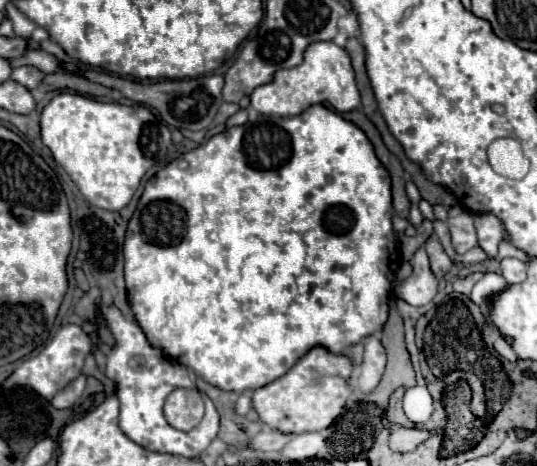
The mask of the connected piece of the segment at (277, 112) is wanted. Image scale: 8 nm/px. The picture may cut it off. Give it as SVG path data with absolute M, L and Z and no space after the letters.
M312 42L304 52L302 64L278 70L272 82L268 82L266 86L258 86L250 94L252 108L266 116L296 116L308 106L320 102L330 102L338 112L350 112L360 106L360 92L354 82L350 56L334 42Z

